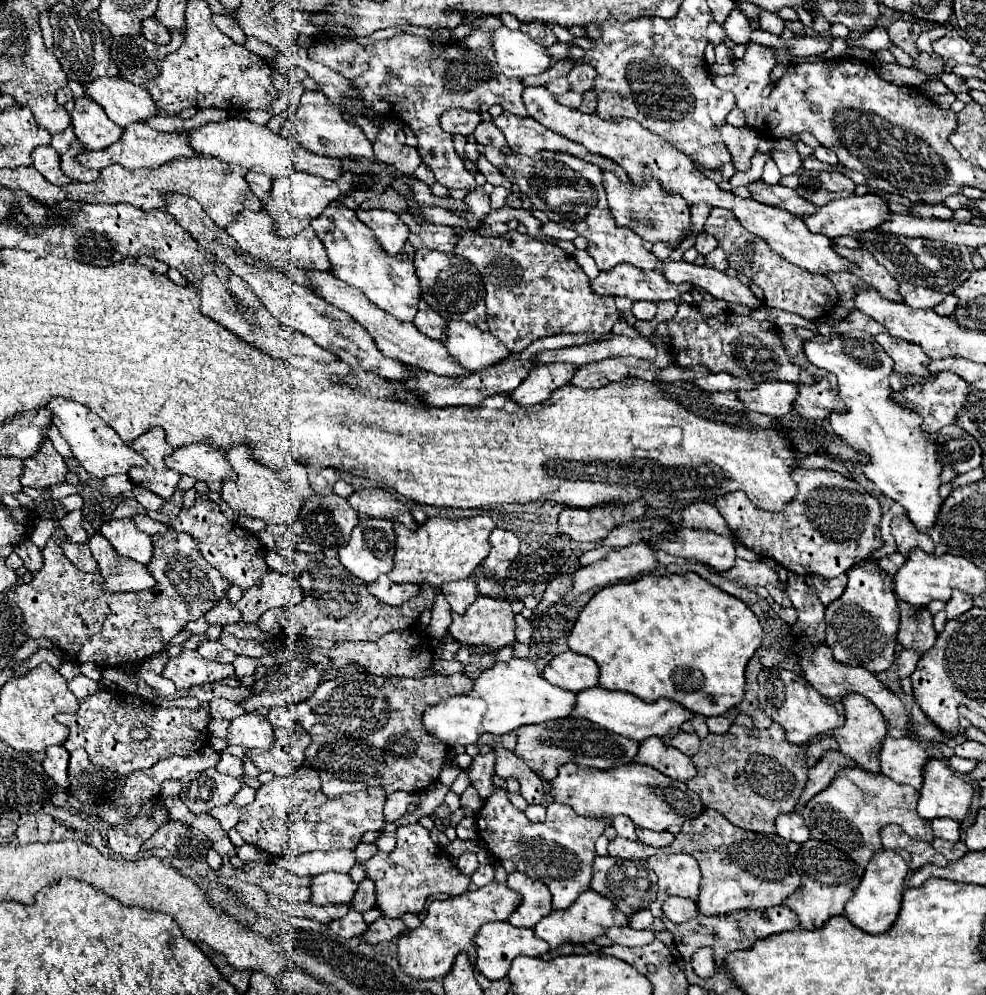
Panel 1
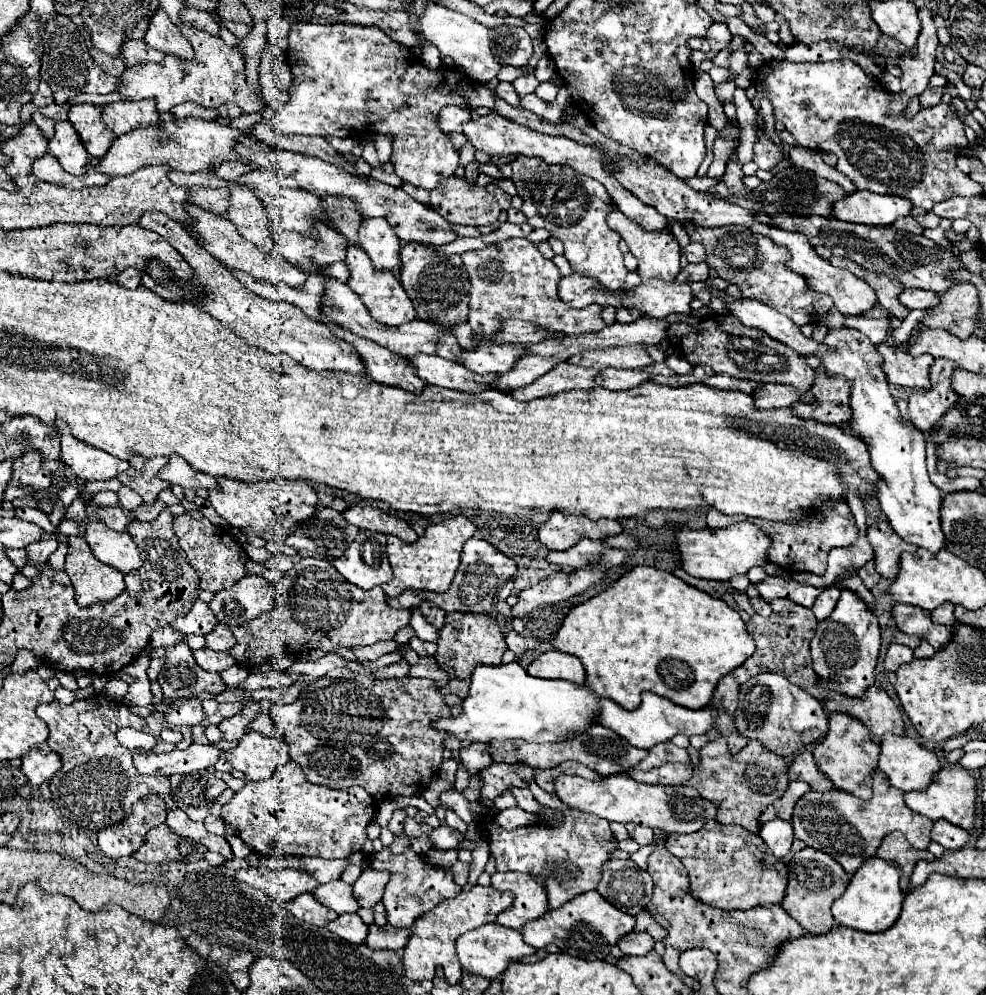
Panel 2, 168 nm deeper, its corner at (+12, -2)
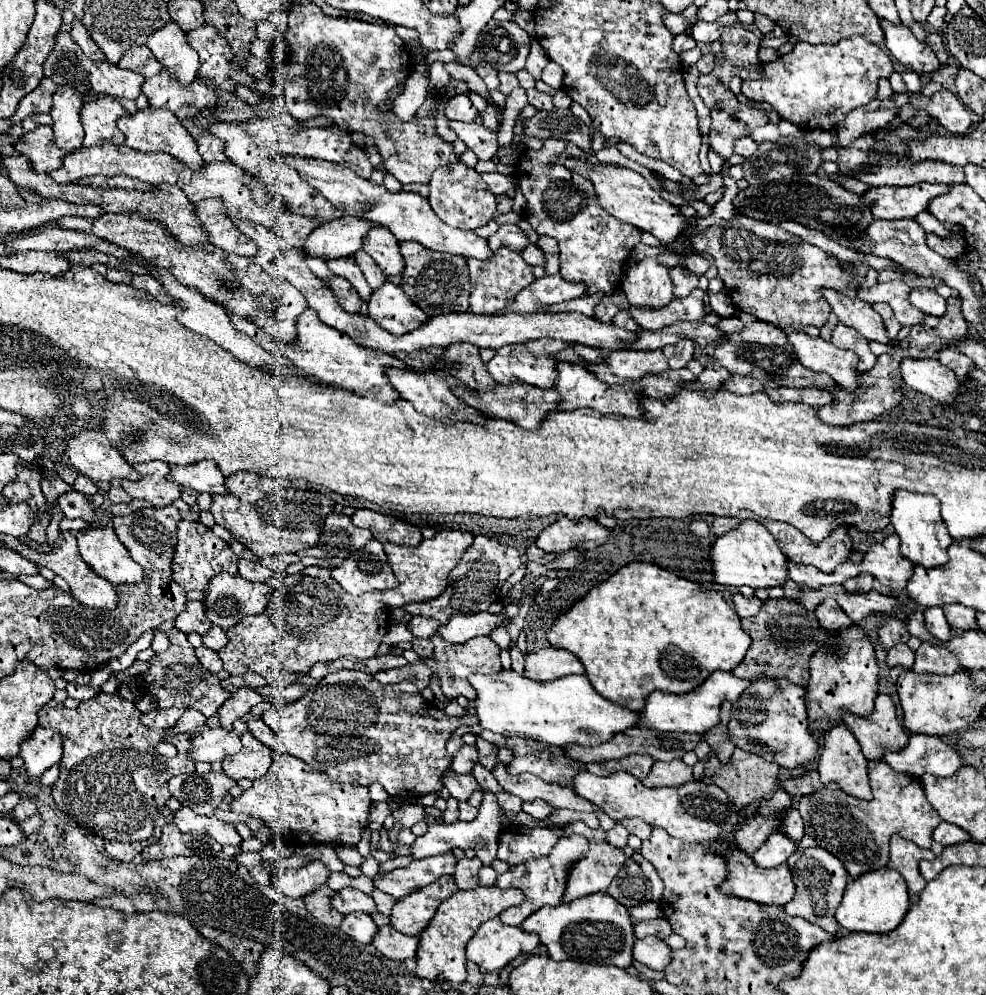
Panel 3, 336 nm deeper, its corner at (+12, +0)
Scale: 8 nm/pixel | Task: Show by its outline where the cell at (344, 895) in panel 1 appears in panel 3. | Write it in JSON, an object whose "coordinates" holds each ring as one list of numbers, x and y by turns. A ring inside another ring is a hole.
{"coordinates":[[344,888,340,892,334,892,330,896,330,904,332,904,332,908,336,908,342,914,350,914,350,912,372,914,372,912,376,912,376,904,374,904,372,896,356,890,356,888]]}

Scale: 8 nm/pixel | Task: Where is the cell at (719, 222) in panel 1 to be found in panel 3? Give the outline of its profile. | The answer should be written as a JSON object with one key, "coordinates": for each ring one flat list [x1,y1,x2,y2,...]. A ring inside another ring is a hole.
{"coordinates":[[736,216,728,226,710,226,706,232,690,236,690,244,694,250,714,258,718,276,736,308,778,328,784,328,786,324,798,330,808,324,820,328,832,312,822,296,822,288,834,288,854,298,858,284,866,280,868,272,864,264,854,264,854,272,842,272,838,260,828,258,820,248,780,226,748,216]]}

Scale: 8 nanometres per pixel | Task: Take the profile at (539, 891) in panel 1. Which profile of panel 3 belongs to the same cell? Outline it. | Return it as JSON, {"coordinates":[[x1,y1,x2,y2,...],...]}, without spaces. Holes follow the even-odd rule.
{"coordinates":[[564,836,562,840,558,840,558,844,554,846,554,852,550,856,544,856,544,858,538,858,538,860,528,860,526,864,512,866,508,872,500,874,498,880,496,880,496,886,520,888,524,892,524,902,520,906,504,910,498,918,504,924,520,926,530,914,534,914,542,906,558,906,560,898,562,898,562,892,564,892,564,886,566,886,568,868,574,860,580,860,586,854,586,848,588,848,588,844,586,844,584,836]]}

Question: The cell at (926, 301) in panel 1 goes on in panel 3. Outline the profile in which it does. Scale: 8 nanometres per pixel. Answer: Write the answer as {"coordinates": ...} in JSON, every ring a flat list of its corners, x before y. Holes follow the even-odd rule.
{"coordinates":[[914,288,910,292,908,300,912,306,922,310,924,314,942,316,946,312,946,300,942,296,938,296,932,288]]}

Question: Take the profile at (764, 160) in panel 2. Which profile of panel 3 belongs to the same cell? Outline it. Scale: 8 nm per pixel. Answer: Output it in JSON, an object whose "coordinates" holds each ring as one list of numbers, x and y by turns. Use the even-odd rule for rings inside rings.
{"coordinates":[[740,138,738,142,736,142,736,146,734,146,734,152,736,154,740,154,740,156,744,156,744,158,750,158,750,154,756,154,756,150,758,150,758,142,756,140,752,140,752,138]]}

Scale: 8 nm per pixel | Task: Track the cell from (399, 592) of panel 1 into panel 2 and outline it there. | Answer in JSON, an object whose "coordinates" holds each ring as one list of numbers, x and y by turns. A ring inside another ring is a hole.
{"coordinates":[[470,538,462,550,462,562,458,566,458,574,452,580,450,590,444,593,428,591,404,591,398,598,388,598,388,604,392,608,412,609,417,608,424,601,428,600,442,608,444,612,468,612,468,614,490,614,492,602,498,598,498,590,518,572,518,566,512,558,504,556,500,550,496,550,492,544,480,538]]}

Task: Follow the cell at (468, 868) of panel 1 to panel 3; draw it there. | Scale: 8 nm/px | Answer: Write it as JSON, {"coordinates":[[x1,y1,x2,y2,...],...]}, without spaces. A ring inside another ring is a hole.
{"coordinates":[[462,858,456,864,454,880,460,890,472,890,478,886,478,870,482,862,478,858]]}

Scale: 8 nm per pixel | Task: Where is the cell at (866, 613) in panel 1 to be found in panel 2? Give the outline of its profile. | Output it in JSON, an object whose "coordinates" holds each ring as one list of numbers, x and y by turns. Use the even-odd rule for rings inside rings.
{"coordinates":[[844,590,834,612,818,624,816,634,810,642,810,650,812,668,818,676,820,688,834,688,844,696,864,698,866,690,874,684,874,668,880,652,880,628,874,612,868,610,856,594]]}

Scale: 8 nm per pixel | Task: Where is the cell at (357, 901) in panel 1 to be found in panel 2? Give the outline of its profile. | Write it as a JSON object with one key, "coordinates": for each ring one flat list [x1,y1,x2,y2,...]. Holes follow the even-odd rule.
{"coordinates":[[366,868,362,872,362,876,356,880,356,884,352,886,358,904,364,908,372,908,376,902,380,902,382,894,384,894,384,886,388,880,390,880,388,872]]}

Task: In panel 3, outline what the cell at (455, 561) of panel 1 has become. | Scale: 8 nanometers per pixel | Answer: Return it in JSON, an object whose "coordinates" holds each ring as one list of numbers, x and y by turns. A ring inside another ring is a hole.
{"coordinates":[[440,530,434,538,422,540,420,546,398,546,392,542,384,544,384,550,388,554,388,562,394,570,394,576,398,578,398,588,384,590,382,600,388,608,400,608,408,602,424,602,434,596,440,596,448,586,448,574,458,564,460,556,466,552,466,548,472,544,474,536,466,530]]}

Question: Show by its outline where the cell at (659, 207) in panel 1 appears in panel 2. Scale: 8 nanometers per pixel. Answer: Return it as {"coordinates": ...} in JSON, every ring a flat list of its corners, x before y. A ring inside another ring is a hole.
{"coordinates":[[616,208,608,214,608,224,630,246,630,252,638,260,638,274,642,276,642,282,648,282,650,278,660,278,664,282,672,282,676,278,676,274,680,270,680,246,678,246,676,238,668,230,662,230,662,232,646,232,644,228,640,228,638,224,634,224,628,216,624,216]]}

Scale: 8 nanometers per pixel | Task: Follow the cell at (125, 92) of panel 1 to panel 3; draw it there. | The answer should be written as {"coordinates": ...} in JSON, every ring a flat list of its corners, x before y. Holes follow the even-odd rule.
{"coordinates":[[146,108,146,110,138,110,136,114,128,114,128,116,120,116,116,120,118,128,122,130,122,134,126,136,126,146,142,150,142,152,168,152,172,156,176,156,178,160,186,162,188,168,202,168,204,160,196,150,196,142,194,138,188,134,188,130,180,124,180,120,176,116,172,116,170,110,166,108]]}

